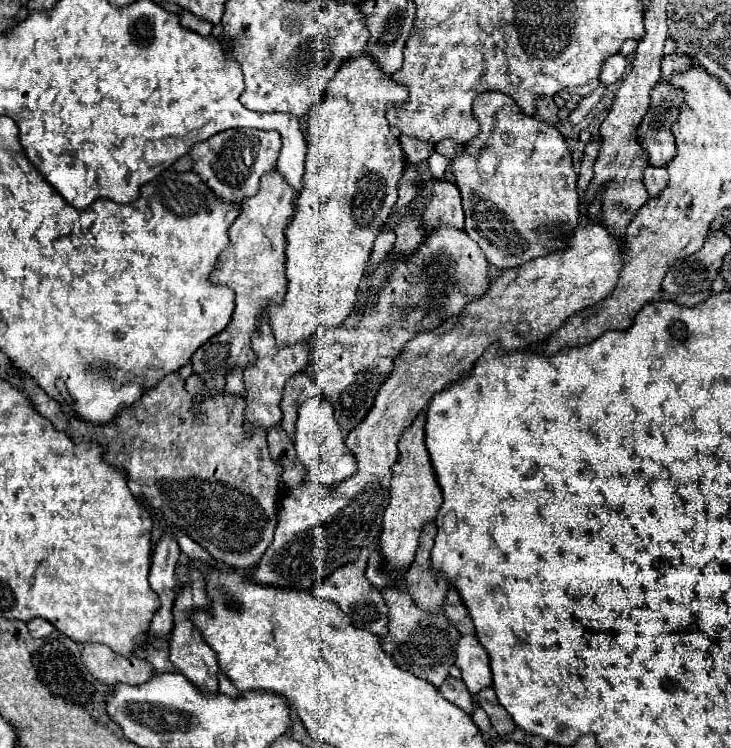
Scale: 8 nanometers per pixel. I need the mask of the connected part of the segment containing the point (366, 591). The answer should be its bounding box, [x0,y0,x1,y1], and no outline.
[314,550,388,636]

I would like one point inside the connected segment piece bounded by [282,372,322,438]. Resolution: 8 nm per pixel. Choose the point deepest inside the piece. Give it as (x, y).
(300, 387)

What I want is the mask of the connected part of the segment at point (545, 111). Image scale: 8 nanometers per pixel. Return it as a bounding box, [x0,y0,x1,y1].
[536,98,558,126]

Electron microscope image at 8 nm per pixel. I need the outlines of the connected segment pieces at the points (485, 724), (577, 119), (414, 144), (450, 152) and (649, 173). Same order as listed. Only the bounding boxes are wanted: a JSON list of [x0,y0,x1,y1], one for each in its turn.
[[472,704,492,732],[569,84,606,124],[400,136,434,164],[436,140,464,158],[644,166,668,198]]

